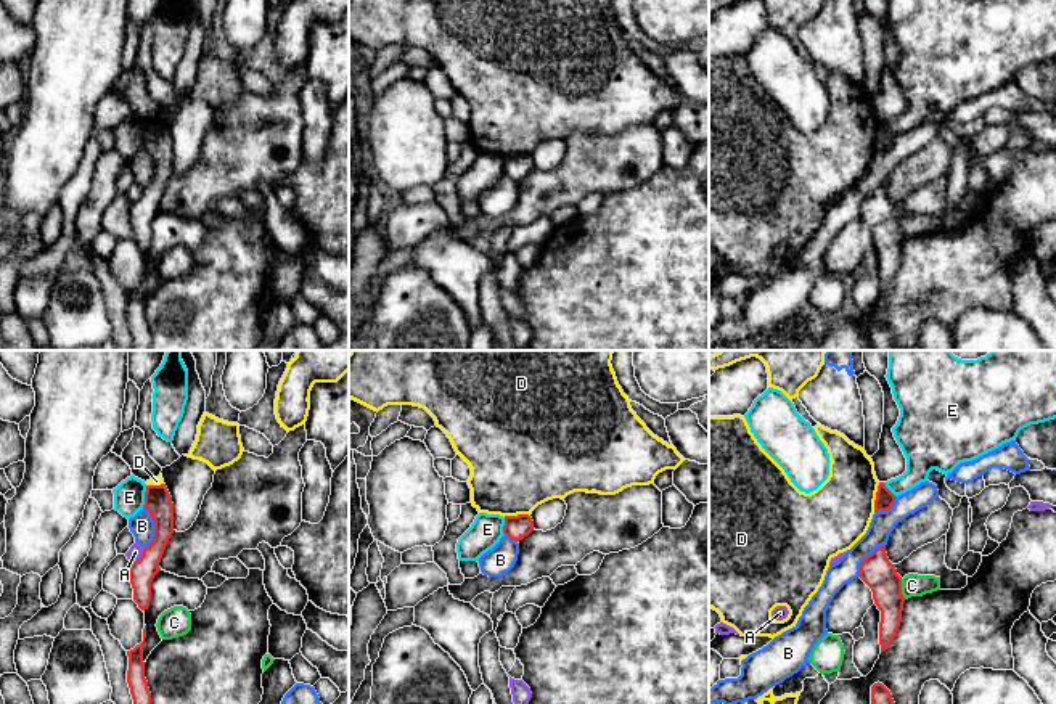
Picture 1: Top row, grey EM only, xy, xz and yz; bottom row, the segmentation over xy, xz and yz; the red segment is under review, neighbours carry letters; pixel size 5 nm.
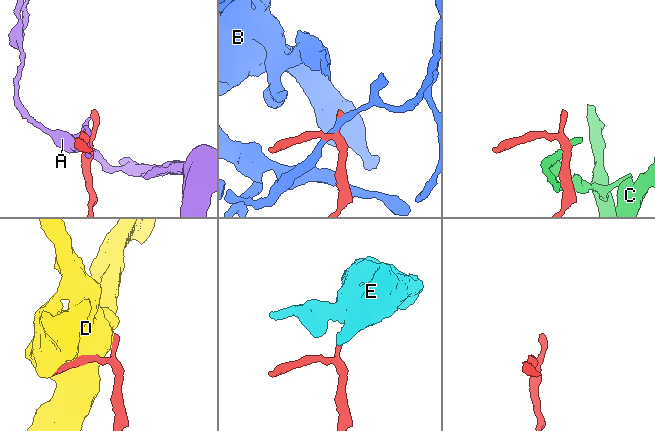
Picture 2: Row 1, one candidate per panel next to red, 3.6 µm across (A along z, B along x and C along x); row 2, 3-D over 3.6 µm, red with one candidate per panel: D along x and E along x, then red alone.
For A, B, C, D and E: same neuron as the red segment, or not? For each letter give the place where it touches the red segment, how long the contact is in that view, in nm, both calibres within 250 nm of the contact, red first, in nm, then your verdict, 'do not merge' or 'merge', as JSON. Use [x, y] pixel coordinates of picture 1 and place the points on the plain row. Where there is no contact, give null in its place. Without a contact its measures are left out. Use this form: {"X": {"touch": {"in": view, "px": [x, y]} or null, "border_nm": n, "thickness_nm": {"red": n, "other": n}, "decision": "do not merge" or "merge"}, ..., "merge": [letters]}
{"A": {"touch": {"in": "xy", "px": [142, 196]}, "border_nm": 100, "thickness_nm": {"red": 130, "other": 70}, "decision": "do not merge"}, "B": {"touch": {"in": "xy", "px": [155, 167]}, "border_nm": 220, "thickness_nm": {"red": 140, "other": 120}, "decision": "do not merge"}, "C": {"touch": {"in": "yz", "px": [900, 229]}, "border_nm": 110, "thickness_nm": {"red": 170, "other": 110}, "decision": "do not merge"}, "D": {"touch": {"in": "yz", "px": [876, 137]}, "border_nm": 150, "thickness_nm": {"red": 100, "other": 340}, "decision": "do not merge"}, "E": {"touch": {"in": "xy", "px": [145, 137]}, "border_nm": 110, "thickness_nm": {"red": 140, "other": 160}, "decision": "do not merge"}, "merge": []}

